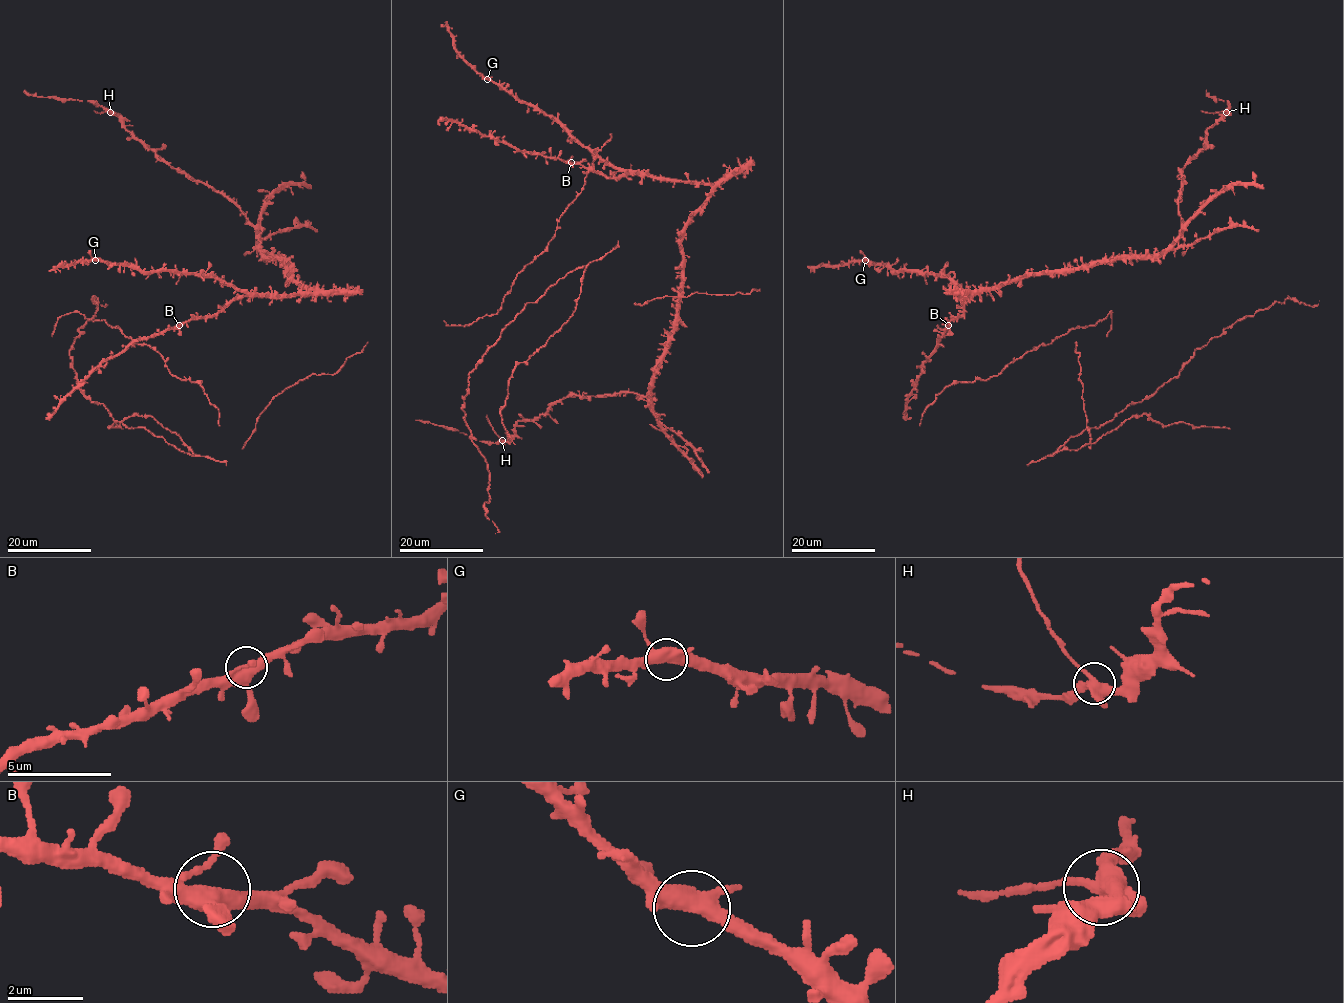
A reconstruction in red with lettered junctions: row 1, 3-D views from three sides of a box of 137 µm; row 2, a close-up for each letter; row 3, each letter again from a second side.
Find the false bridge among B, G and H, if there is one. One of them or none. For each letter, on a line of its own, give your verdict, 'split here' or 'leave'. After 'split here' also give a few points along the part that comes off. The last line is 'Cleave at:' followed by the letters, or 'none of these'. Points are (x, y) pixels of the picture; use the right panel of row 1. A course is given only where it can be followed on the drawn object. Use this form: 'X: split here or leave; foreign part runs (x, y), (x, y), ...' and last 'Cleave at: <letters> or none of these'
B: leave
G: leave
H: split here; foreign part runs (1226, 112), (1201, 111)
Cleave at: H

